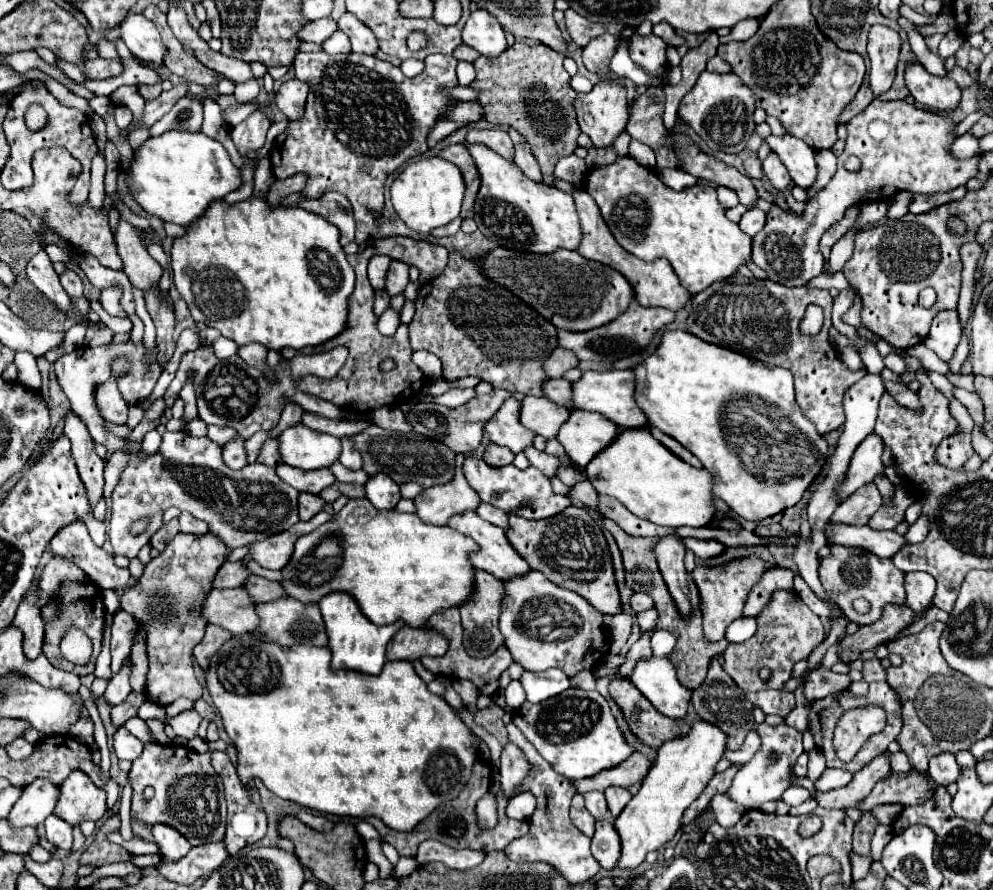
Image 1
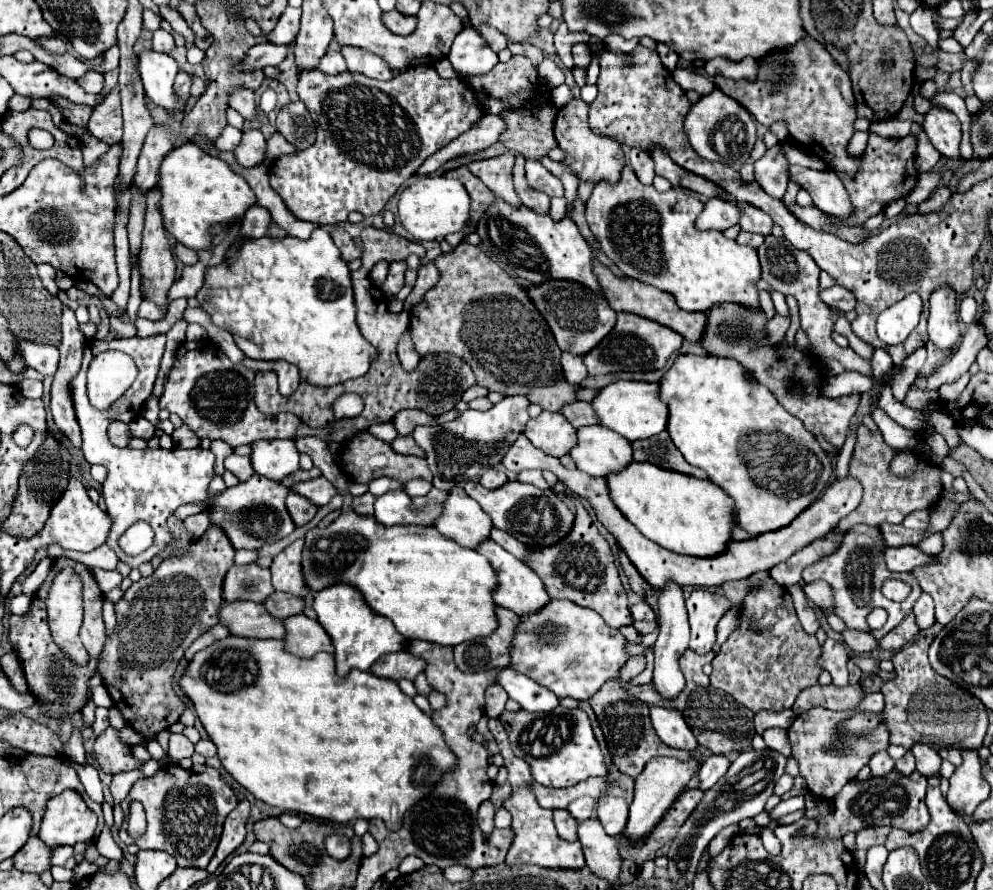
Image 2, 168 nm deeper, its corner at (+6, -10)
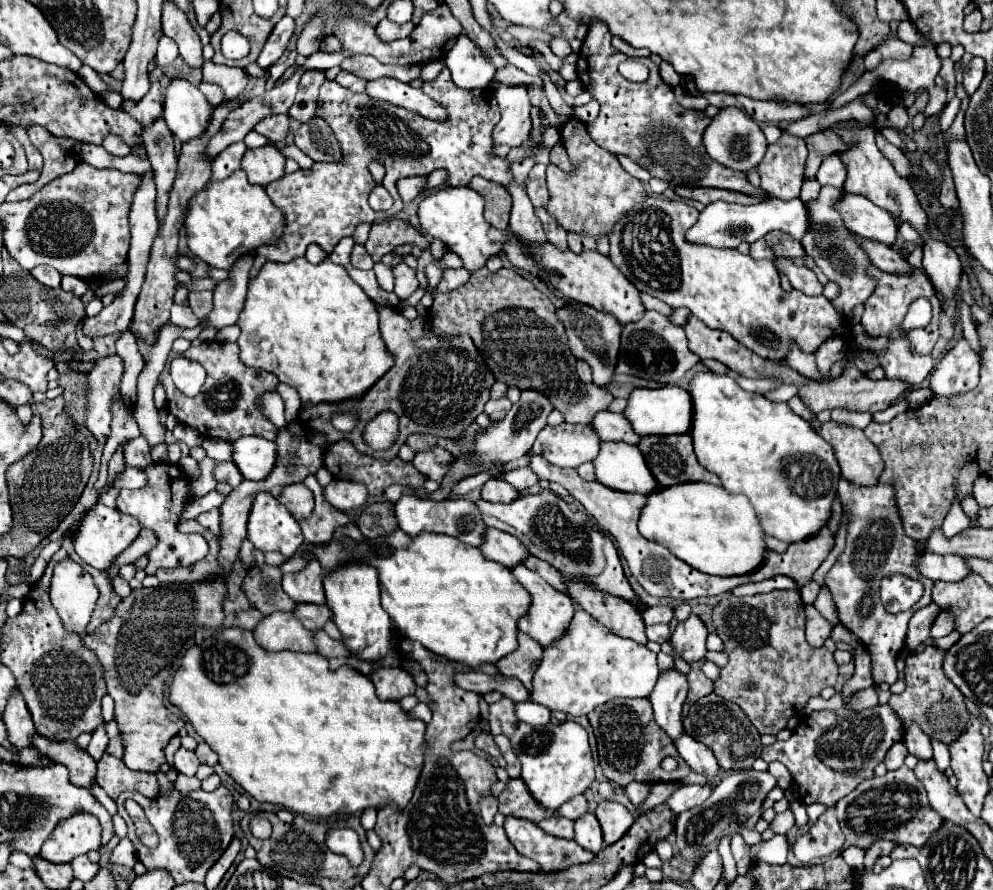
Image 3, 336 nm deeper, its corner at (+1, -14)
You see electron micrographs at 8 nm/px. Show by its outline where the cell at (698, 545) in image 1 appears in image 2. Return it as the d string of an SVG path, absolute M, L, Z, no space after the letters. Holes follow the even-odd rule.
M520 435L520 439L516 439L516 443L512 443L512 447L504 453L502 465L508 471L524 471L524 469L548 469L552 473L556 473L556 477L560 481L564 481L568 485L568 489L580 497L584 497L598 521L614 535L614 539L618 541L620 549L626 551L626 555L630 557L630 561L636 565L636 569L640 571L640 575L644 575L644 579L654 587L660 589L664 587L666 579L676 581L682 587L716 587L722 585L726 581L734 581L734 579L744 579L752 573L758 571L766 571L770 567L774 567L776 563L788 559L790 555L794 555L796 551L800 551L802 547L806 547L808 543L812 543L814 539L824 537L828 531L832 531L840 519L844 519L850 511L856 509L856 505L860 503L860 495L862 495L862 487L860 483L856 483L856 479L852 479L850 475L846 475L846 479L836 479L826 491L824 495L820 495L804 513L800 513L788 527L782 527L780 531L770 531L770 533L762 533L756 539L748 539L748 541L730 541L728 547L714 557L692 557L692 555L680 555L674 551L668 551L664 547L660 547L658 543L646 539L620 511L616 511L612 499L608 497L608 489L604 483L604 477L592 477L586 475L578 469L568 471L560 465L560 461L556 457L544 455L544 451L532 447L532 443L528 443L526 435Z

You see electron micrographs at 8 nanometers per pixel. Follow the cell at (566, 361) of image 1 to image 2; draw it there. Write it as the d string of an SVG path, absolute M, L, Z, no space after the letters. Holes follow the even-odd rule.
M562 353L560 357L560 365L562 365L562 371L564 371L564 379L572 385L578 385L588 373L586 373L586 367L582 363L582 357L578 355L572 355L572 353Z

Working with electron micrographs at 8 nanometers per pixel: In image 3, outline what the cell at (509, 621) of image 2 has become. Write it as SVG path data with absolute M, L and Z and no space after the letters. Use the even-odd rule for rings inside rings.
M519 633L519 647L517 651L509 653L497 663L497 669L503 677L515 677L519 679L527 691L531 693L531 681L533 681L533 671L537 669L537 663L541 663L541 645L533 641L529 635Z

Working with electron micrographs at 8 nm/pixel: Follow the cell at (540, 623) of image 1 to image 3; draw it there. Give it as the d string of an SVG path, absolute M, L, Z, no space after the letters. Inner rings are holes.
M575 611L569 631L557 643L553 643L553 647L547 647L543 651L543 661L539 663L533 677L531 699L551 711L563 711L567 715L581 717L591 713L597 705L603 705L615 697L649 697L657 683L657 677L659 671L655 653L651 653L645 645L617 637L615 633L607 631L607 627L597 623L587 611Z

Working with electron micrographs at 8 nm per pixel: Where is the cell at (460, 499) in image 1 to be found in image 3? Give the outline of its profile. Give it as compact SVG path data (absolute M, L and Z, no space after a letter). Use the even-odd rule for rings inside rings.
M493 527L487 529L485 543L479 549L487 559L493 559L507 569L525 563L525 559L531 555L529 549L517 537L503 531L495 531Z

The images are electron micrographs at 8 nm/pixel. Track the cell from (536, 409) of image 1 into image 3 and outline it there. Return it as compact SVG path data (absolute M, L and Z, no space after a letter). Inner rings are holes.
M563 423L557 427L547 425L539 433L531 453L545 457L557 467L579 467L593 461L599 449L601 439L593 427Z

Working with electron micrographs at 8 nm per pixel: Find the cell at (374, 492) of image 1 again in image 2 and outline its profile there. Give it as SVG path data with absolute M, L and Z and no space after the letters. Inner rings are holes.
M388 491L376 497L374 517L378 523L390 525L432 525L440 515L442 505L430 503L424 511L416 511L410 497L404 491Z

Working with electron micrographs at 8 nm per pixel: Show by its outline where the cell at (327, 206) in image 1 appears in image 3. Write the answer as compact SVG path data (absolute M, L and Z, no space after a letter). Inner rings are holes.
M355 245L353 253L351 253L351 265L357 269L373 269L373 259L369 257L369 253L365 251L363 245Z

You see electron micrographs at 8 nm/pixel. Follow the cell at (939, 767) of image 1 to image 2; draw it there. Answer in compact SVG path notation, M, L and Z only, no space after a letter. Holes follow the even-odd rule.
M916 743L912 747L912 753L916 757L916 769L926 775L926 777L932 777L932 775L940 775L940 765L942 765L942 759L936 751L932 751L928 745L920 745Z

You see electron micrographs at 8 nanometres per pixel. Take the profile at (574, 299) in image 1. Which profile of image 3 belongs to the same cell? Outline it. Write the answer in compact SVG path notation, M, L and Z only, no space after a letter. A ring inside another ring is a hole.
M569 303L567 307L557 311L559 319L565 323L565 331L569 337L569 347L571 353L577 359L583 359L591 365L593 369L593 383L599 387L609 387L615 377L615 367L617 367L617 355L619 355L619 339L621 339L621 327L613 315L605 315L595 311L589 305L581 303Z

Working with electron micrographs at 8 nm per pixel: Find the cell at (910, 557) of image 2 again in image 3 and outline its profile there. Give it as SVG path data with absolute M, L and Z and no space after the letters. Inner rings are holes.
M937 553L921 555L917 569L921 571L921 575L933 581L961 581L965 579L965 575L973 573L961 555L937 555Z

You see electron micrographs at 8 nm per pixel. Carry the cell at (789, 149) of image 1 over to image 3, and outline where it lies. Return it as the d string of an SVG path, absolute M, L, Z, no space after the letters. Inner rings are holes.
M845 193L835 207L853 233L877 243L885 243L889 247L895 245L897 225L893 217L867 197Z

